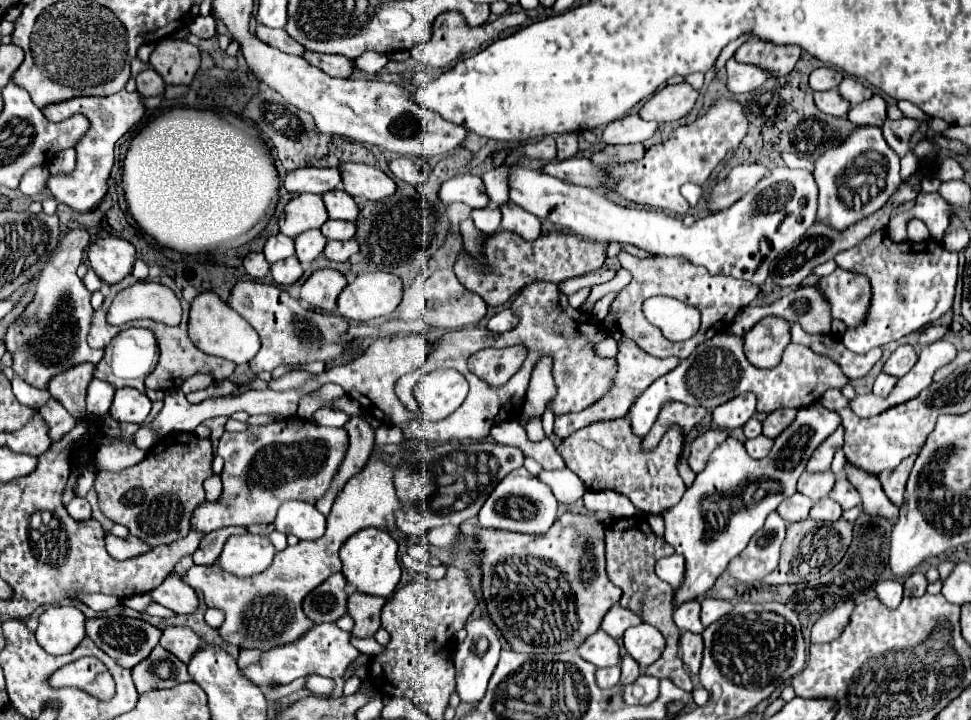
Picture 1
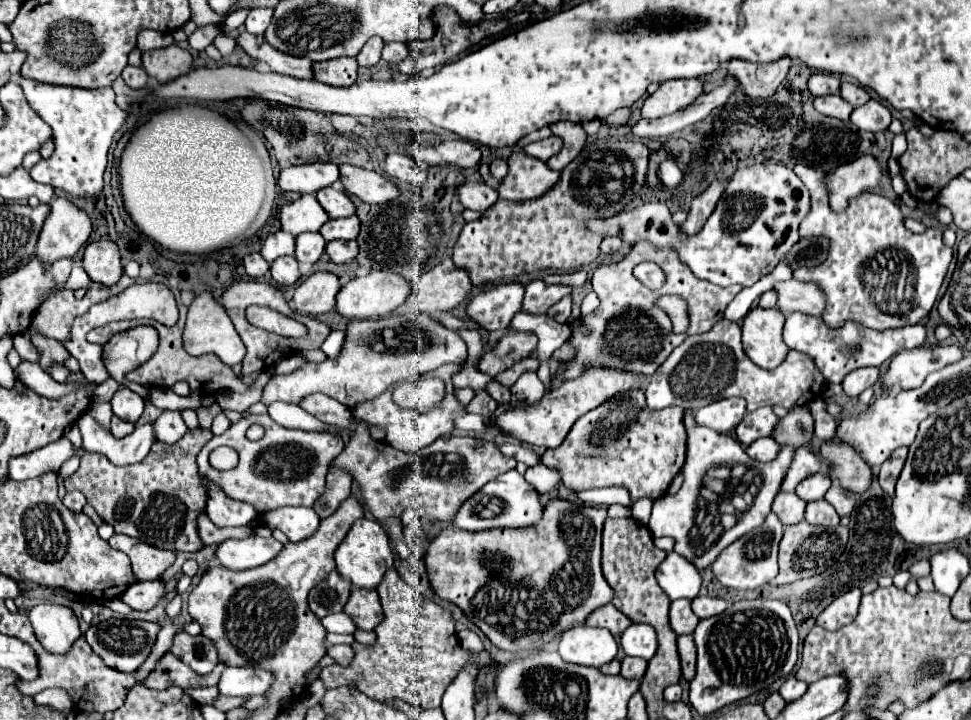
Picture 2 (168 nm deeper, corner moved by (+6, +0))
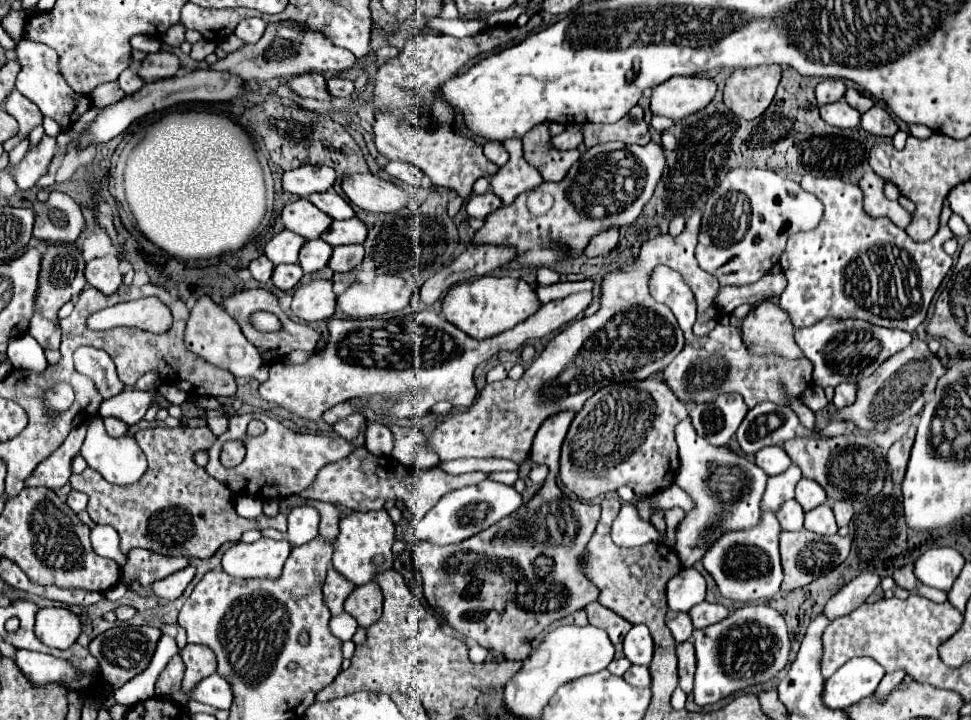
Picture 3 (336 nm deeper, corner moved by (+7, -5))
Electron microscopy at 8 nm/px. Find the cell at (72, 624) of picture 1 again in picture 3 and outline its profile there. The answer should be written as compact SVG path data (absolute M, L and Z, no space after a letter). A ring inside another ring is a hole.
M45 607L39 609L35 621L35 635L47 647L67 649L77 641L81 633L79 617L65 607Z

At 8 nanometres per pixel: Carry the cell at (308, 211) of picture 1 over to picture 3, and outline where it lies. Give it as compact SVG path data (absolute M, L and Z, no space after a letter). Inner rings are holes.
M297 199L295 203L285 205L281 219L285 227L305 239L319 239L321 233L331 225L331 217L319 211L309 199Z

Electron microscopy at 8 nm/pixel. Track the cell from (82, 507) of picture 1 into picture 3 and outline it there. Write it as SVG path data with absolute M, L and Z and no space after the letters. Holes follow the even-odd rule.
M71 491L69 497L67 497L67 505L69 505L75 513L81 513L81 511L87 507L87 495L85 495L85 493L79 493L79 491Z

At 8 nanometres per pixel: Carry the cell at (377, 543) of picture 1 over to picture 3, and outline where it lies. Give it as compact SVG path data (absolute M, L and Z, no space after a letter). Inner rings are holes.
M369 511L369 513L351 513L339 523L339 537L335 539L333 567L349 579L353 585L369 583L377 573L393 569L391 545L395 541L395 525L387 511Z

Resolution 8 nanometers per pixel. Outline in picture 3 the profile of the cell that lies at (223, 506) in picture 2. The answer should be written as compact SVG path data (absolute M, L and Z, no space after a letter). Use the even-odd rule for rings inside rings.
M241 495L239 497L239 509L237 509L237 515L241 517L259 517L263 513L263 501L261 499L255 499L255 497L249 497L249 495Z

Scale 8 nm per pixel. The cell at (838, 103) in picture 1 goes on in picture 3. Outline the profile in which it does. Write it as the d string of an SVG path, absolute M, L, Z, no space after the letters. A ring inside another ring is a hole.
M845 99L837 101L837 103L827 103L819 107L821 111L821 119L827 121L829 125L841 127L841 129L853 129L859 125L859 117L861 113L857 113Z

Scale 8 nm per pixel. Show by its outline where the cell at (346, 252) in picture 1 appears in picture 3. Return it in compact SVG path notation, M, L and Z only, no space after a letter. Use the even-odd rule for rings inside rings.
M345 245L333 247L333 255L329 259L329 267L333 271L351 271L363 261L363 245Z

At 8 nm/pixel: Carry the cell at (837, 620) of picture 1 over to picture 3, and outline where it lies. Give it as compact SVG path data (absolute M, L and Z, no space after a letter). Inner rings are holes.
M863 573L863 575L855 577L835 597L829 599L829 603L825 605L823 615L829 621L849 615L849 611L855 611L857 607L861 607L867 601L867 597L873 593L873 589L879 585L879 581L881 579L873 573Z

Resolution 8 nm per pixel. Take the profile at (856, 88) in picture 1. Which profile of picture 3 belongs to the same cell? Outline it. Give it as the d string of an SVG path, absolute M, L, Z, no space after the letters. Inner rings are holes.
M853 87L847 89L847 93L845 93L845 101L847 101L853 109L857 109L859 113L865 113L865 111L869 111L869 109L875 105L871 97L865 97L863 93L859 93L859 91L853 89Z

